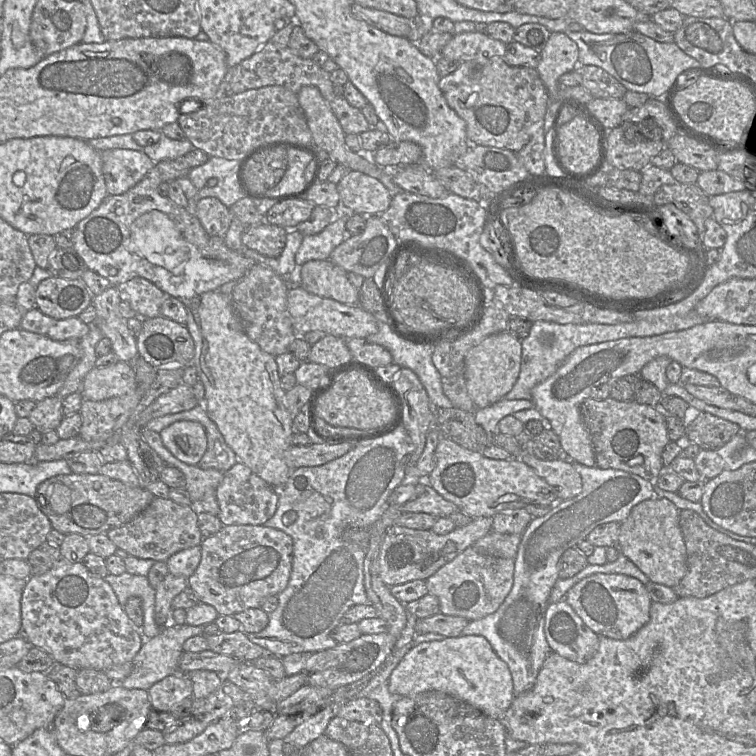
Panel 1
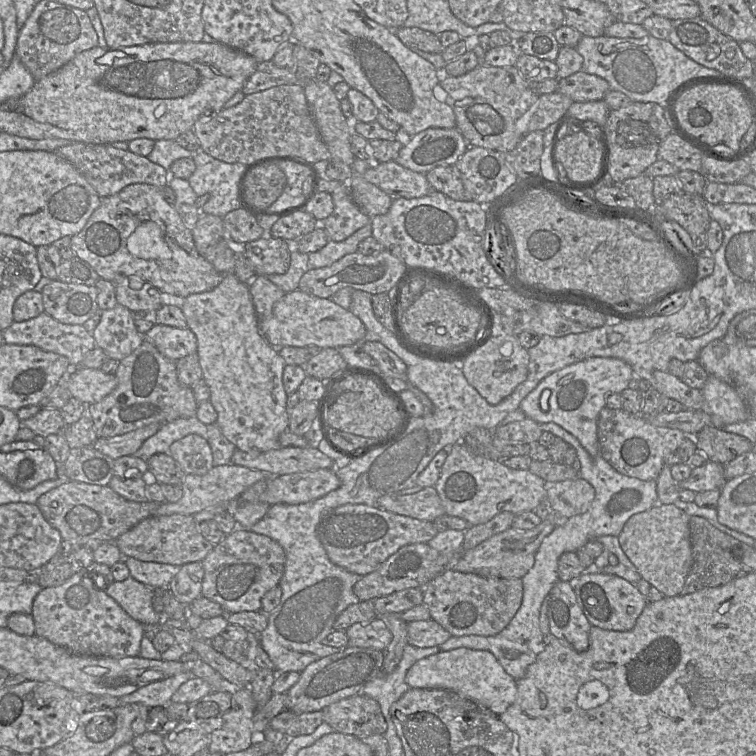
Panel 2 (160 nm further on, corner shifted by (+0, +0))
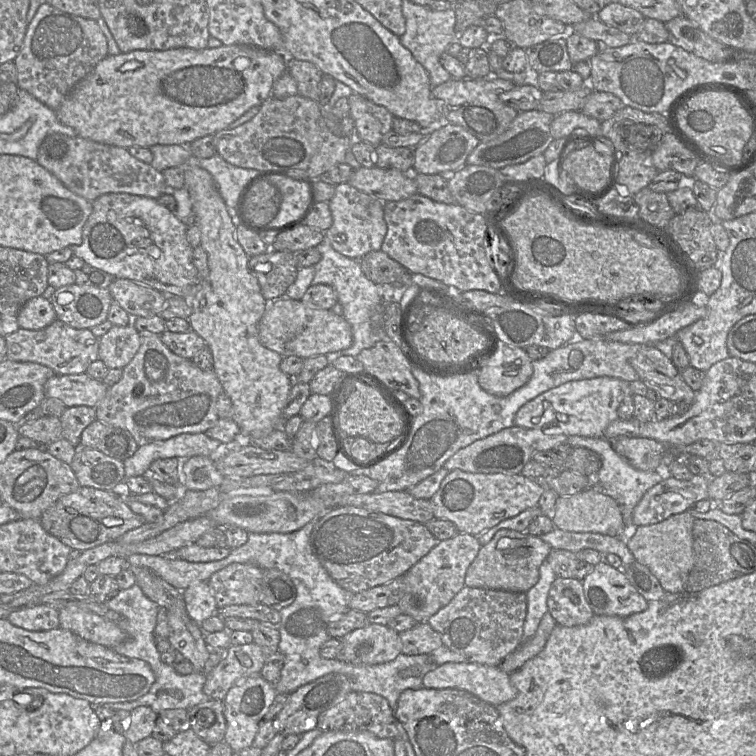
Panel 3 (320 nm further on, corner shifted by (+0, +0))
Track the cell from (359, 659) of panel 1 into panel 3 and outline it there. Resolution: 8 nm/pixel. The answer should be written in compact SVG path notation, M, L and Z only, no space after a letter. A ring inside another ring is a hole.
M330 673L312 682L309 682L288 695L287 702L275 718L276 733L284 735L304 733L317 727L318 717L321 713L341 701L352 691L350 680L340 673Z

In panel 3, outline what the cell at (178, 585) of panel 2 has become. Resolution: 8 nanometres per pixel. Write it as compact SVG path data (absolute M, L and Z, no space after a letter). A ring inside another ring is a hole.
M208 582L193 583L182 593L187 614L198 625L217 614L218 607Z

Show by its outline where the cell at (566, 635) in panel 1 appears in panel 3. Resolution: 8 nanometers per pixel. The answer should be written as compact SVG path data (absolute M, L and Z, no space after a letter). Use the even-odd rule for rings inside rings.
M557 577L550 587L547 606L556 623L565 627L587 624L594 616L577 578Z

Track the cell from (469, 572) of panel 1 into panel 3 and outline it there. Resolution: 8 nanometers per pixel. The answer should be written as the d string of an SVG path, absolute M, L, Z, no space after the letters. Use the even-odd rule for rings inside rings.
M464 586L449 604L432 615L427 622L440 634L443 645L450 650L461 654L470 662L487 666L499 666L508 655L523 643L523 626L526 612L527 595L524 592Z

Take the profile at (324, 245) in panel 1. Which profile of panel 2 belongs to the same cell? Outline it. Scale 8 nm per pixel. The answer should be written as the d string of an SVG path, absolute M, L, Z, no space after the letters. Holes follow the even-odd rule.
M371 222L357 230L343 241L329 241L319 251L308 254L309 269L317 269L330 266L347 254L358 251L359 243L372 236Z

